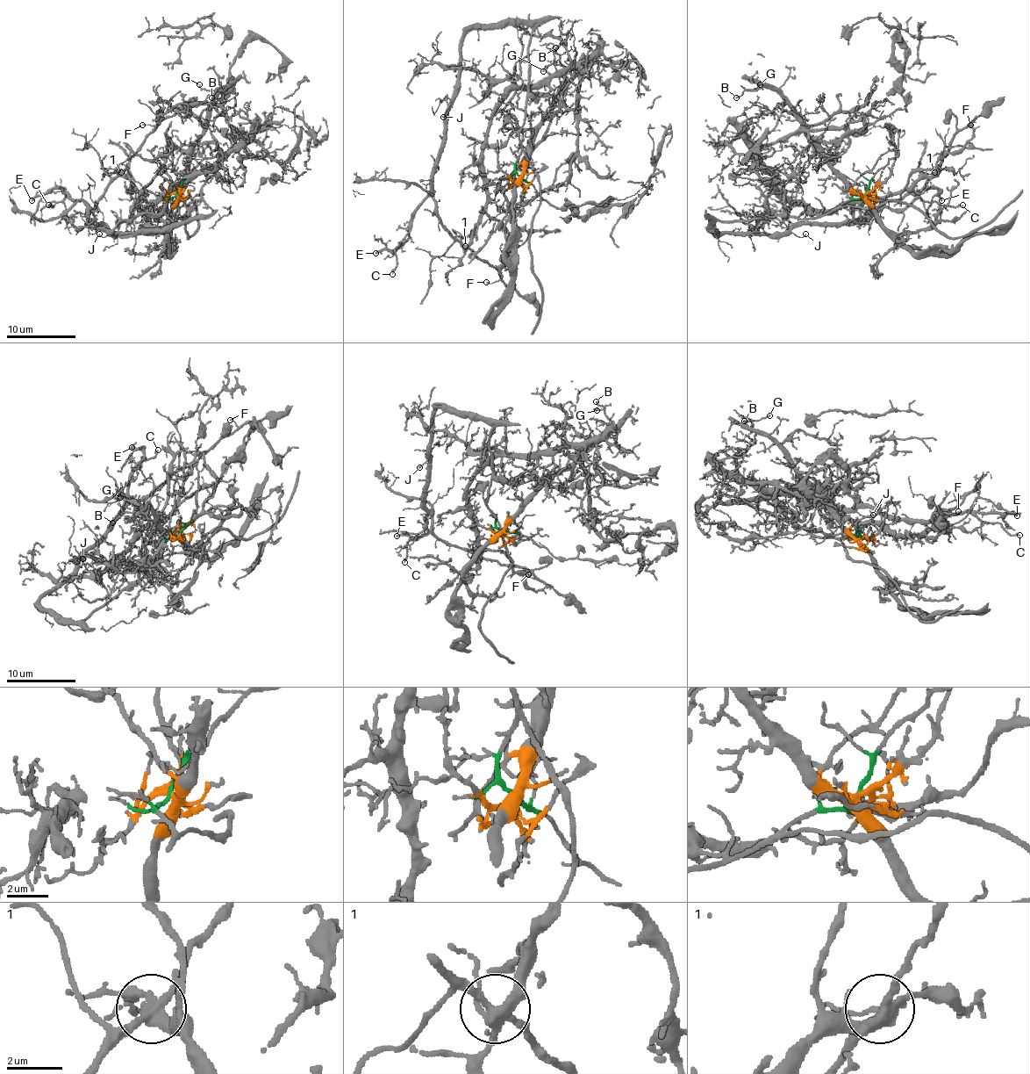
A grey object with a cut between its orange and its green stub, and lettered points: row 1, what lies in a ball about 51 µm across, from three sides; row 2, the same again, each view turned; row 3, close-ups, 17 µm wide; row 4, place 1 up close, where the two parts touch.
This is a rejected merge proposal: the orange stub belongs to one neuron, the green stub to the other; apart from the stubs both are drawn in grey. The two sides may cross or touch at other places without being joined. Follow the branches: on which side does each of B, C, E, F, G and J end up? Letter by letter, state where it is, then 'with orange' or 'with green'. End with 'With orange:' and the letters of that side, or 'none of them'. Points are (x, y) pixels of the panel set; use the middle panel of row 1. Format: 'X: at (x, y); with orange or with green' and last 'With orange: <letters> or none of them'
B: at (555, 47); with orange
C: at (392, 274); with green
E: at (375, 253); with green
F: at (486, 282); with green
G: at (543, 71); with orange
J: at (443, 117); with green
With orange: B, G

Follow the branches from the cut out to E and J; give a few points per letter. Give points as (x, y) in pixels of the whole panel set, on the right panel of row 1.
E: (866, 193), (811, 219), (713, 225), (727, 234), (783, 234), (857, 221), (886, 200), (930, 188), (942, 200)
J: (866, 193), (811, 219), (768, 216), (715, 223), (715, 230), (724, 234), (783, 234), (798, 237), (805, 234)

